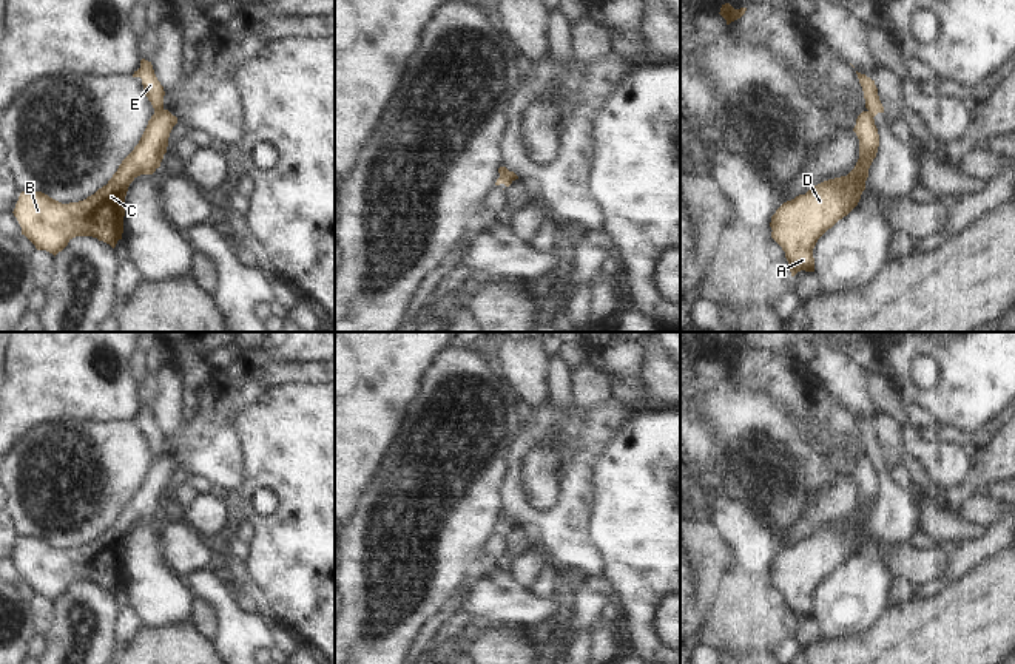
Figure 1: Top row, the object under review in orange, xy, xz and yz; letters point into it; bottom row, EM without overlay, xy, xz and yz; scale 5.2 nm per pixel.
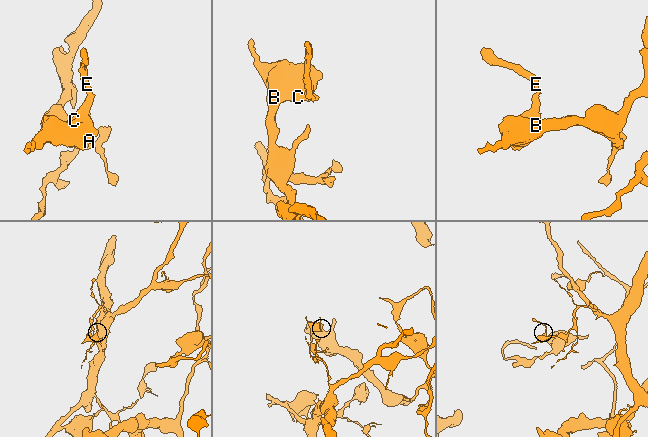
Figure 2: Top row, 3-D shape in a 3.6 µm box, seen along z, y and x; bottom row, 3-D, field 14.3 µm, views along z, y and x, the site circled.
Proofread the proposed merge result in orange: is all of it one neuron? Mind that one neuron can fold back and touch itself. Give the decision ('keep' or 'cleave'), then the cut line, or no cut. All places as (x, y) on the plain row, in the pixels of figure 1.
cleave; cut in xy along (162, 454), (155, 459)

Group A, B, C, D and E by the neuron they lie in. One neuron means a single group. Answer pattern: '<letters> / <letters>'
A B C D / E

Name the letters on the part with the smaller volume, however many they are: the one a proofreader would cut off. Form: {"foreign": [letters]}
{"foreign": ["E"]}

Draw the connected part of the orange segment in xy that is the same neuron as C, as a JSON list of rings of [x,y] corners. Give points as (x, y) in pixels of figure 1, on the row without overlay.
[[[157,457],[106,531],[79,548],[62,550],[42,537],[22,537],[14,554],[22,581],[54,602],[76,582],[93,582],[113,595],[123,579],[125,542],[140,520],[153,520],[164,505],[177,463]]]

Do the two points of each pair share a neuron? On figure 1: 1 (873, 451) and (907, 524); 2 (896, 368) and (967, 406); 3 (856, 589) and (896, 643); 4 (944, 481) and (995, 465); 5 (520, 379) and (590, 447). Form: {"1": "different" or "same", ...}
{"1": "same", "2": "same", "3": "different", "4": "different", "5": "different"}

